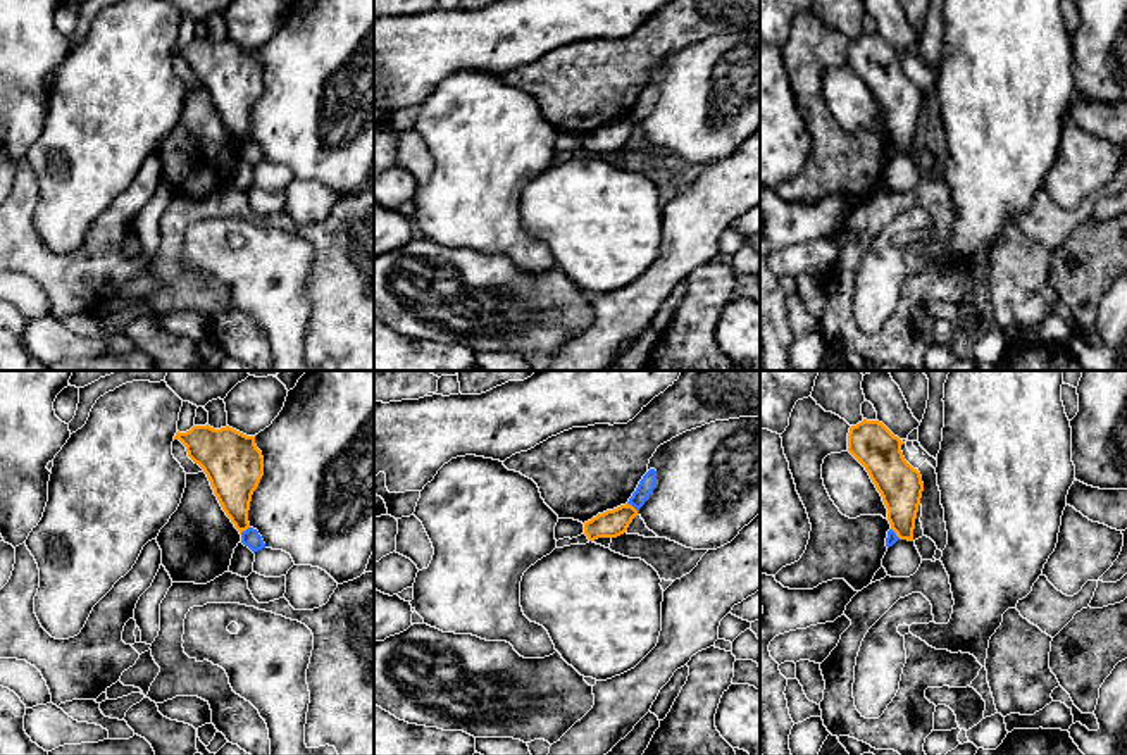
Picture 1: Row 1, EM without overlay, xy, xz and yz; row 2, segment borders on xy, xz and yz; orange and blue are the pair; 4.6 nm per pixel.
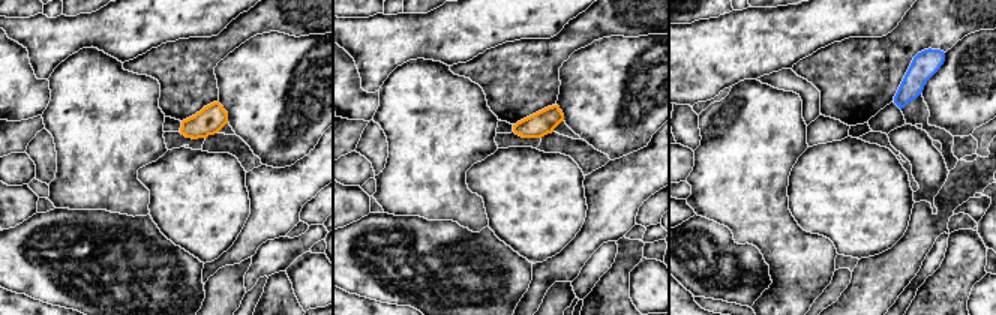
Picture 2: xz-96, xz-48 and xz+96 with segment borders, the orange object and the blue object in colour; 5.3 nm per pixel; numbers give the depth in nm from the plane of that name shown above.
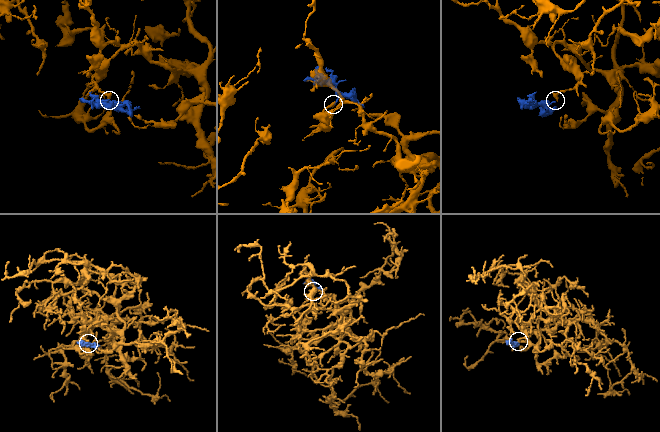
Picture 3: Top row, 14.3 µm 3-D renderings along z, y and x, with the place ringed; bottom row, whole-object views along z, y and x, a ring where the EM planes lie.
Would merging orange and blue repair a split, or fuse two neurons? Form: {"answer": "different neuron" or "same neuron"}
{"answer": "different neuron"}

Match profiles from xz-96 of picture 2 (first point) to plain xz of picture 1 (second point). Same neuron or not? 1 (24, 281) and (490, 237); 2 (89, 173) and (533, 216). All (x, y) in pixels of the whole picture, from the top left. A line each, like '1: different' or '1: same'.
1: different
2: different

